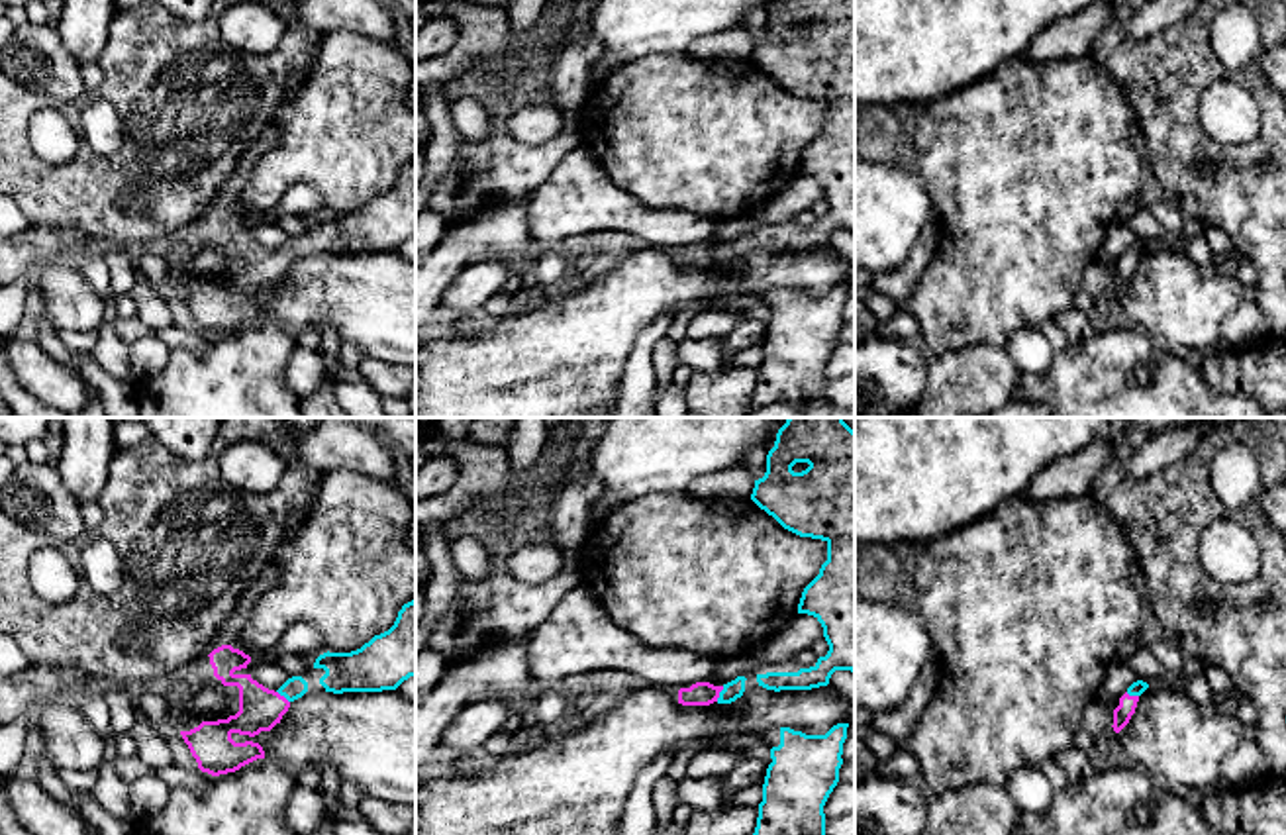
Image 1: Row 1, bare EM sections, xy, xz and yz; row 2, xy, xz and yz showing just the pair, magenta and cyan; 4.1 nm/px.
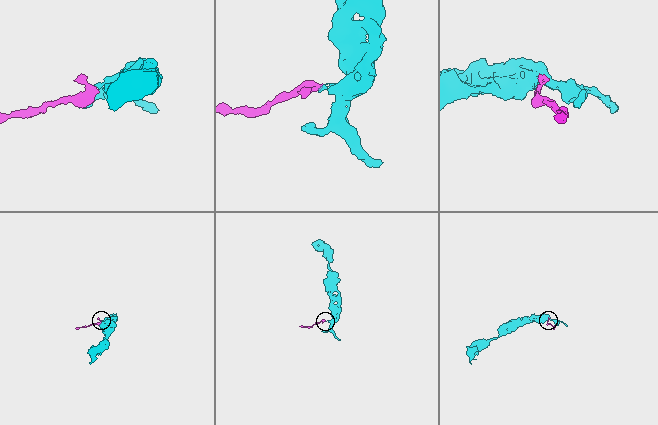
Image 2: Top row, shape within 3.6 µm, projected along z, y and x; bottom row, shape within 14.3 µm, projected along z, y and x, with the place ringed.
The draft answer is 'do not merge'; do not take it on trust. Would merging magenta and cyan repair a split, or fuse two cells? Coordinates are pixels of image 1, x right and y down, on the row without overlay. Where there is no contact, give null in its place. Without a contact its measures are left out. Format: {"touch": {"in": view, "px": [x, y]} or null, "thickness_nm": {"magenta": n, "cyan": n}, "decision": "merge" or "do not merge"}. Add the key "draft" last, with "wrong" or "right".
{"touch": {"in": "xz", "px": [718, 255]}, "thickness_nm": {"magenta": 100, "cyan": 80}, "decision": "merge", "draft": "wrong"}

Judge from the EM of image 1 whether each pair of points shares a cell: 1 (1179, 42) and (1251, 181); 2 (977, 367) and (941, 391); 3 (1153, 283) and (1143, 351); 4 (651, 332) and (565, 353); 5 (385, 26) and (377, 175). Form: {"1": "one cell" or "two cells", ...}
{"1": "one cell", "2": "one cell", "3": "two cells", "4": "two cells", "5": "two cells"}

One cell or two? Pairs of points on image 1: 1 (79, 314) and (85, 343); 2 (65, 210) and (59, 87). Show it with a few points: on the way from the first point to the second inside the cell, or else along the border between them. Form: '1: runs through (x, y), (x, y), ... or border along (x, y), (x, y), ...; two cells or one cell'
1: border along (59, 330), (97, 332); two cells
2: border along (20, 83), (51, 100), (85, 98); two cells

